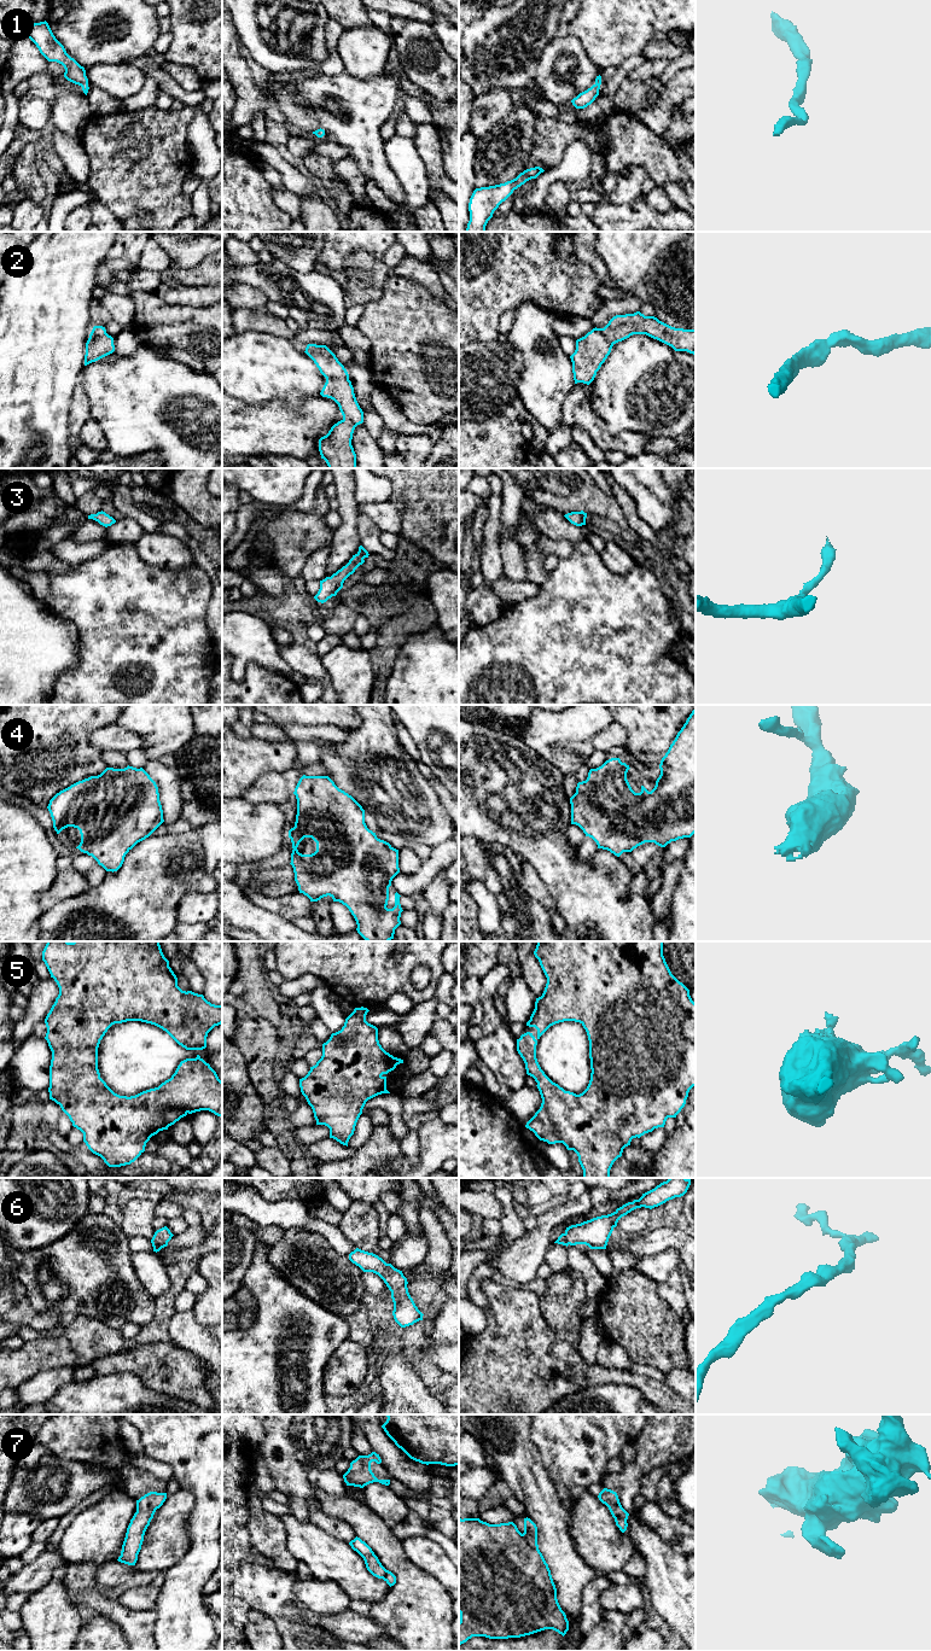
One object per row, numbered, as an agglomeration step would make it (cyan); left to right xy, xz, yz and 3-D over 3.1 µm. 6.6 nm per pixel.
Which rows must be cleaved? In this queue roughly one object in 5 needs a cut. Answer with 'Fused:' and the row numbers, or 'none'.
Fused: none

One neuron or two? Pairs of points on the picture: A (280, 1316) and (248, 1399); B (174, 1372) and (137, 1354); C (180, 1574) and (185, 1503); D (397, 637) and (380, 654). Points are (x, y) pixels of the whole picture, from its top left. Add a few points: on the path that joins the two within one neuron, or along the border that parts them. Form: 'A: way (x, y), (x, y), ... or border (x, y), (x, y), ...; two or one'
A: way (280, 1336), (268, 1378); one
B: way (164, 1367), (146, 1361); one
C: border (186, 1518), (187, 1547); two
D: way (394, 641), (384, 651); one

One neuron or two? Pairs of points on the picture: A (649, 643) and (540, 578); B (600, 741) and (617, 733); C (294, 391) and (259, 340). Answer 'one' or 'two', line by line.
A: two
B: one
C: one

